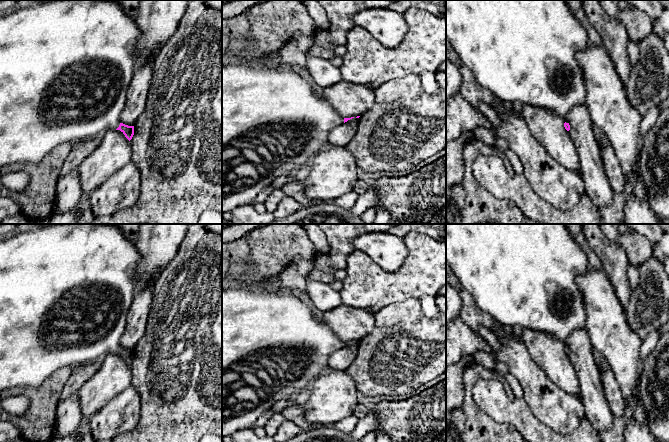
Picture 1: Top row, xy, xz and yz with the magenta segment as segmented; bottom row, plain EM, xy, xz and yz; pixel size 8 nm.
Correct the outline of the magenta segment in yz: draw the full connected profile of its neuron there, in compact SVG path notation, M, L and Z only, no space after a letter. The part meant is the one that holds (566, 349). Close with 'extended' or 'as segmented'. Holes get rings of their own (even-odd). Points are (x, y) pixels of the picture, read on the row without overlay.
M446 224L446 263L451 267L463 288L470 293L476 305L493 316L501 325L550 334L564 344L564 351L567 355L570 354L567 345L568 337L575 330L586 328L587 315L583 293L576 283L576 277L588 270L588 258L565 224Z | extended

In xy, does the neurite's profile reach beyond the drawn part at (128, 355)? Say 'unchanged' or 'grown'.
grown

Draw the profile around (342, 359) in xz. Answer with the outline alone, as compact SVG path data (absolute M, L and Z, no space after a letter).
M354 341L333 352L329 358L329 369L346 371L357 356L358 346L359 342Z

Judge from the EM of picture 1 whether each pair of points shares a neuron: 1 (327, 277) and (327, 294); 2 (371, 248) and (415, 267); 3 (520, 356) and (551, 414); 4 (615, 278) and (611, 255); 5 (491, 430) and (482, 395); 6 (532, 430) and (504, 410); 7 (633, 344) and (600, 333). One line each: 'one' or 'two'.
1: two
2: two
3: one
4: one
5: two
6: one
7: one

